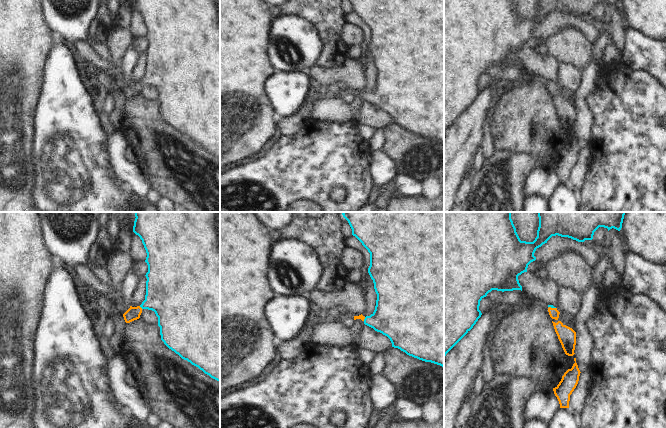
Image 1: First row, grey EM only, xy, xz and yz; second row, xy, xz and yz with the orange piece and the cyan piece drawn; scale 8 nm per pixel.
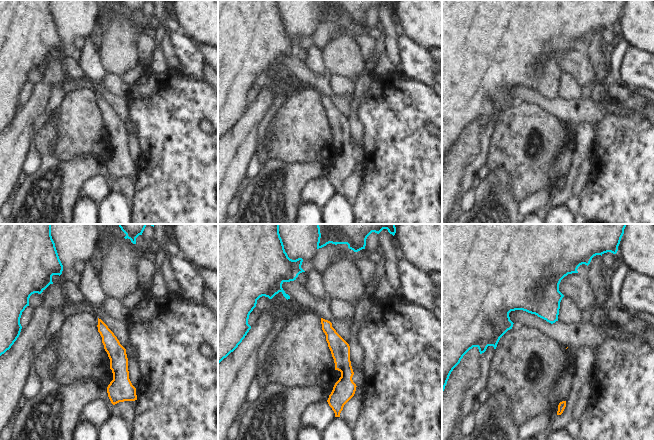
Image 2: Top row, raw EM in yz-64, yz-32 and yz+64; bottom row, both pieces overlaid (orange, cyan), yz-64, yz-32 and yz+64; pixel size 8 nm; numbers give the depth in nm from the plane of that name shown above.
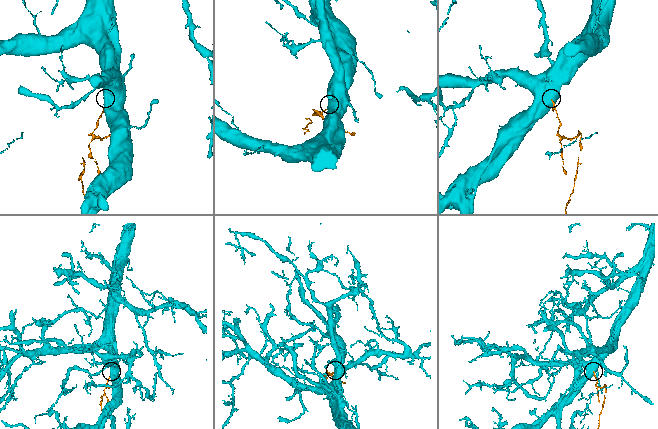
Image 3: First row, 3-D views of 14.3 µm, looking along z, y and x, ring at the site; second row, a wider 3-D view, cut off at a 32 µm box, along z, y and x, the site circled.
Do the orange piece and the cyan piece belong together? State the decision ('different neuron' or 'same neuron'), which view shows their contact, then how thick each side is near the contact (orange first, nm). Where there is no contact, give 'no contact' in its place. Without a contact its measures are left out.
same neuron | xy | 110/360 nm

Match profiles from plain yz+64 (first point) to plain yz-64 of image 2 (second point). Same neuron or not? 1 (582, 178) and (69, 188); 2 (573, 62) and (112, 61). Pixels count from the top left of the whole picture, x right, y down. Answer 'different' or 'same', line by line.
1: same
2: same

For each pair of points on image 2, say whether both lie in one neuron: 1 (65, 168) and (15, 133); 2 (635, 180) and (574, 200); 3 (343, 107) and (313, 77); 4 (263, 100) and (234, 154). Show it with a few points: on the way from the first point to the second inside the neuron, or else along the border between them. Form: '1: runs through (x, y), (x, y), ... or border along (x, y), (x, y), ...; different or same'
1: border along (34, 135), (32, 138); different
2: border along (580, 196), (580, 208), (576, 213); different
3: runs through (336, 100), (320, 84); same
4: runs through (255, 113), (240, 141); same

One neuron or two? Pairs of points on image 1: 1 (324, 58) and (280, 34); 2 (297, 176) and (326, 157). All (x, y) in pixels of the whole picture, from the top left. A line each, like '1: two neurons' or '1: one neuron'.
1: two neurons
2: one neuron

